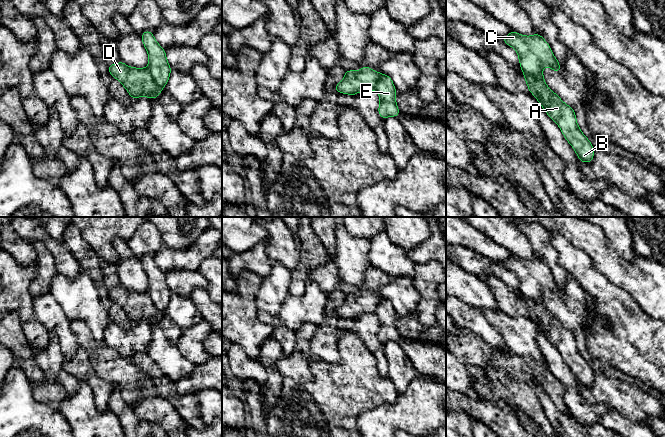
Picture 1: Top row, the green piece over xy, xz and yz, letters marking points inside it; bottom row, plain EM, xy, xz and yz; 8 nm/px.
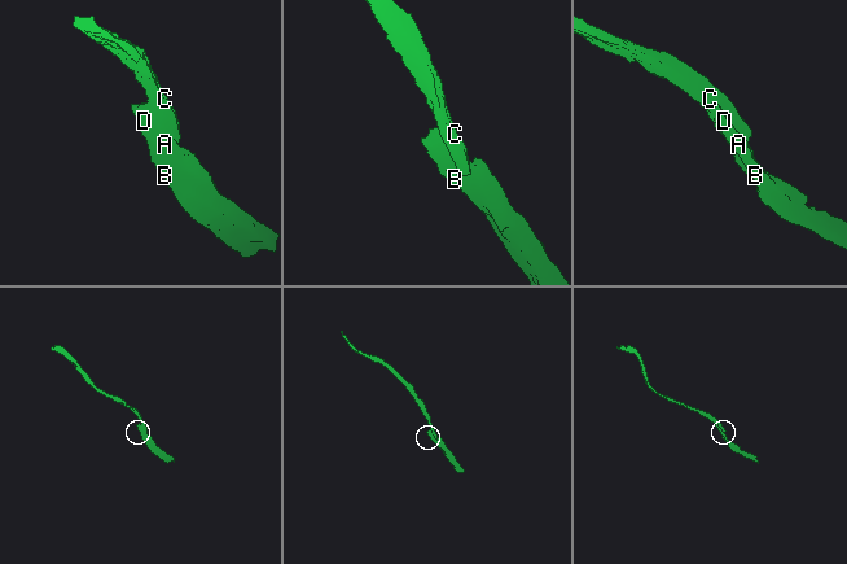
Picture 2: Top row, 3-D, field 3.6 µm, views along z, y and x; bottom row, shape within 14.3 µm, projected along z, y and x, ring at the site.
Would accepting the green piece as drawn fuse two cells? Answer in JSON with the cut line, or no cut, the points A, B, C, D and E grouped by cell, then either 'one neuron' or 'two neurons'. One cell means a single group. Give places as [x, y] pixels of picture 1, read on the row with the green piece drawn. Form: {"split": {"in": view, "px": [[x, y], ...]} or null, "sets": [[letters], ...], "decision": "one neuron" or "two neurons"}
{"split": {"in": "xy", "px": [[147, 68], [161, 90]]}, "sets": [["A", "B", "D"], ["C", "E"]], "decision": "two neurons"}

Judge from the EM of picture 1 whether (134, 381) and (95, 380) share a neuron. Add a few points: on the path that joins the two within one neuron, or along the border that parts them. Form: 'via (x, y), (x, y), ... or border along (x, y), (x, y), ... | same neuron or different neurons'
border along (90, 362), (94, 371), (113, 387) | different neurons

